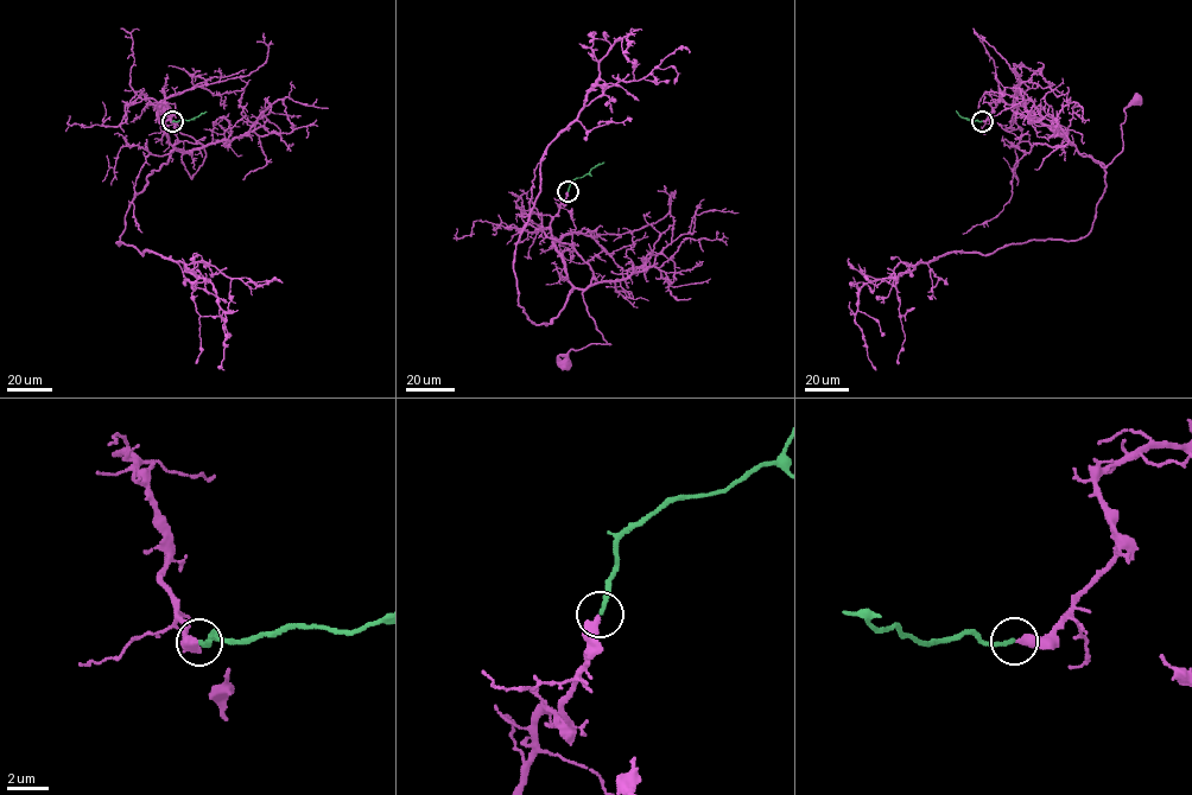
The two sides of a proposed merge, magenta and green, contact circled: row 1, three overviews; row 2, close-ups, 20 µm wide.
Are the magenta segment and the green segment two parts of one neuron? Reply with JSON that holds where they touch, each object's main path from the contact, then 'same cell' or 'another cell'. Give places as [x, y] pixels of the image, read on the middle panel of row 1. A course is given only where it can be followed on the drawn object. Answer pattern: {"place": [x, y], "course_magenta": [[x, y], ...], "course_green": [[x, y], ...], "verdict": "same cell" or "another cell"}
{"place": [568, 191], "course_magenta": [[568, 191], [551, 223], [552, 245], [566, 279], [583, 291], [589, 315], [609, 344], [571, 349], [564, 364]], "course_green": [[568, 191], [572, 180], [603, 163]], "verdict": "same cell"}

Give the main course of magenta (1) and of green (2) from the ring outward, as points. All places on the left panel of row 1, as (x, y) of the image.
1: (172, 121), (160, 102), (157, 118), (191, 179), (204, 147), (181, 132), (165, 109)
2: (172, 121), (189, 120), (205, 112)

